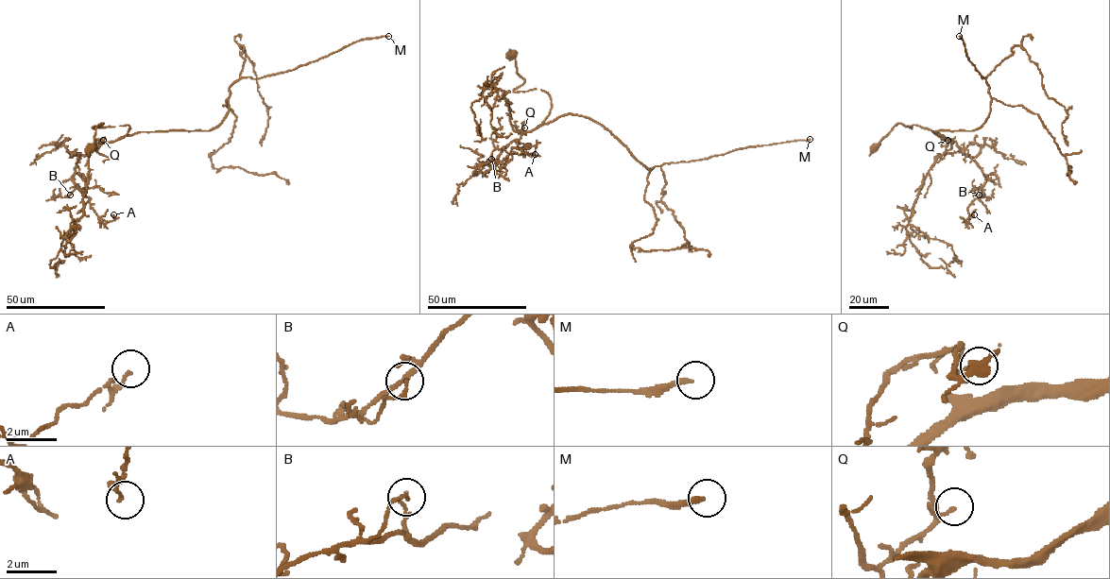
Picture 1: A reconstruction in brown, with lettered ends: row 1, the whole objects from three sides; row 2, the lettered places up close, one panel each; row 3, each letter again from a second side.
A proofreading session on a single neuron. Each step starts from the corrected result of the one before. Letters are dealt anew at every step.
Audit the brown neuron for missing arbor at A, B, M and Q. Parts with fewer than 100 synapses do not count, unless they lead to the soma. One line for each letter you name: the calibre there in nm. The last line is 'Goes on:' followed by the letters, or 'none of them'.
M: 200 nm
Goes on: M

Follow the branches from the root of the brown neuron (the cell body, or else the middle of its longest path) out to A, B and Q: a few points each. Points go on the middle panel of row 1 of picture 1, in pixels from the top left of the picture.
A: (513, 55), (524, 80), (514, 91), (544, 90), (551, 108), (494, 164), (512, 147), (536, 144), (535, 154)
B: (513, 55), (524, 80), (514, 91), (544, 90), (551, 108), (540, 125), (502, 149), (495, 165), (491, 159)
Q: (513, 55), (524, 80), (514, 91), (544, 90), (551, 101), (535, 128), (512, 127), (524, 127)

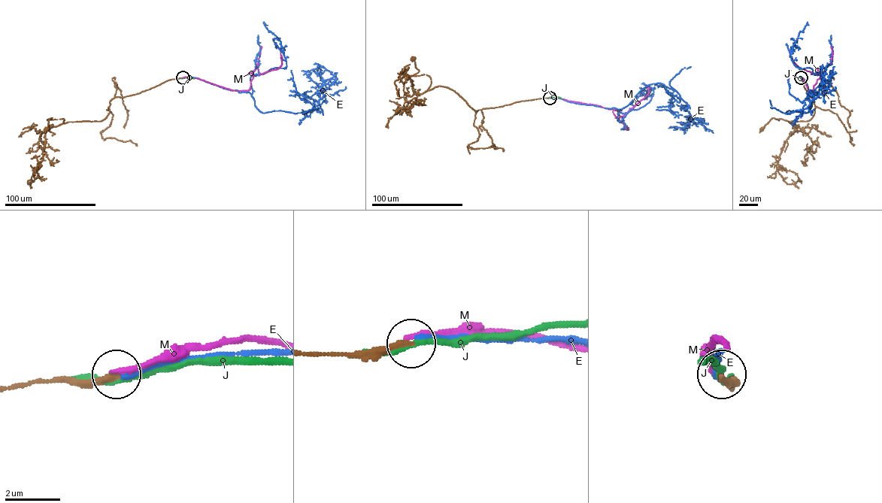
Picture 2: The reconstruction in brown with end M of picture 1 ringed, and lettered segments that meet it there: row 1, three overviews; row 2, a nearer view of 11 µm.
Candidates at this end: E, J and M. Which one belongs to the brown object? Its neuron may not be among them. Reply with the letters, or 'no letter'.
no letter

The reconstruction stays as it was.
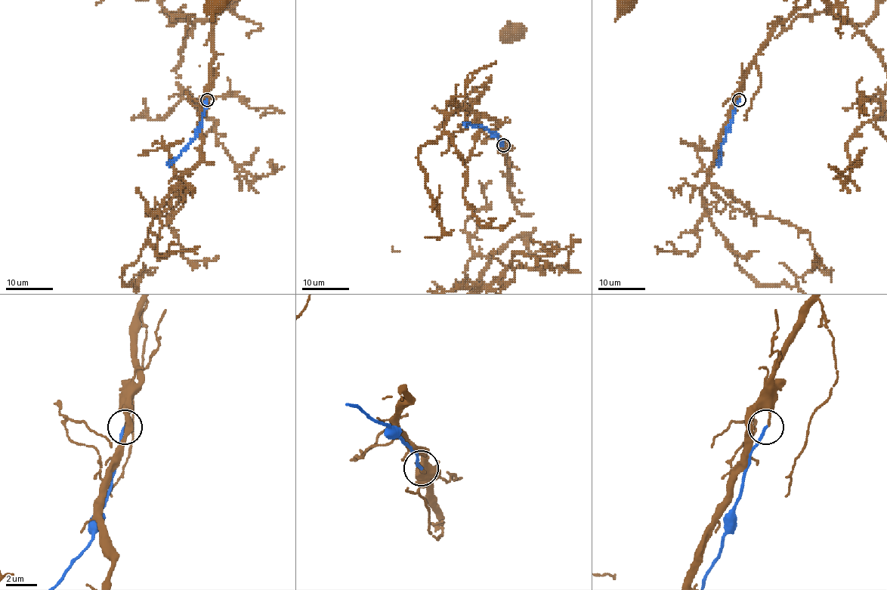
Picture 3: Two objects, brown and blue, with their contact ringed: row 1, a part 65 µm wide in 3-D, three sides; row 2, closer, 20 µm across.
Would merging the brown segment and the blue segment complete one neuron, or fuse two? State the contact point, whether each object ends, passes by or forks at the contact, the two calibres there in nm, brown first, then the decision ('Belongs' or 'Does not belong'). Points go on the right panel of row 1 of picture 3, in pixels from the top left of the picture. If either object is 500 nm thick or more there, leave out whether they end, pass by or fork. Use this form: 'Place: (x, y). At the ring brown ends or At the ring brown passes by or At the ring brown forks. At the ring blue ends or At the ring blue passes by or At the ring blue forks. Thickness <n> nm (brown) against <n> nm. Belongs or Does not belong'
Place: (739, 100). At the ring brown ends. At the ring blue ends. Thickness 120 nm (brown) against 170 nm. Does not belong

